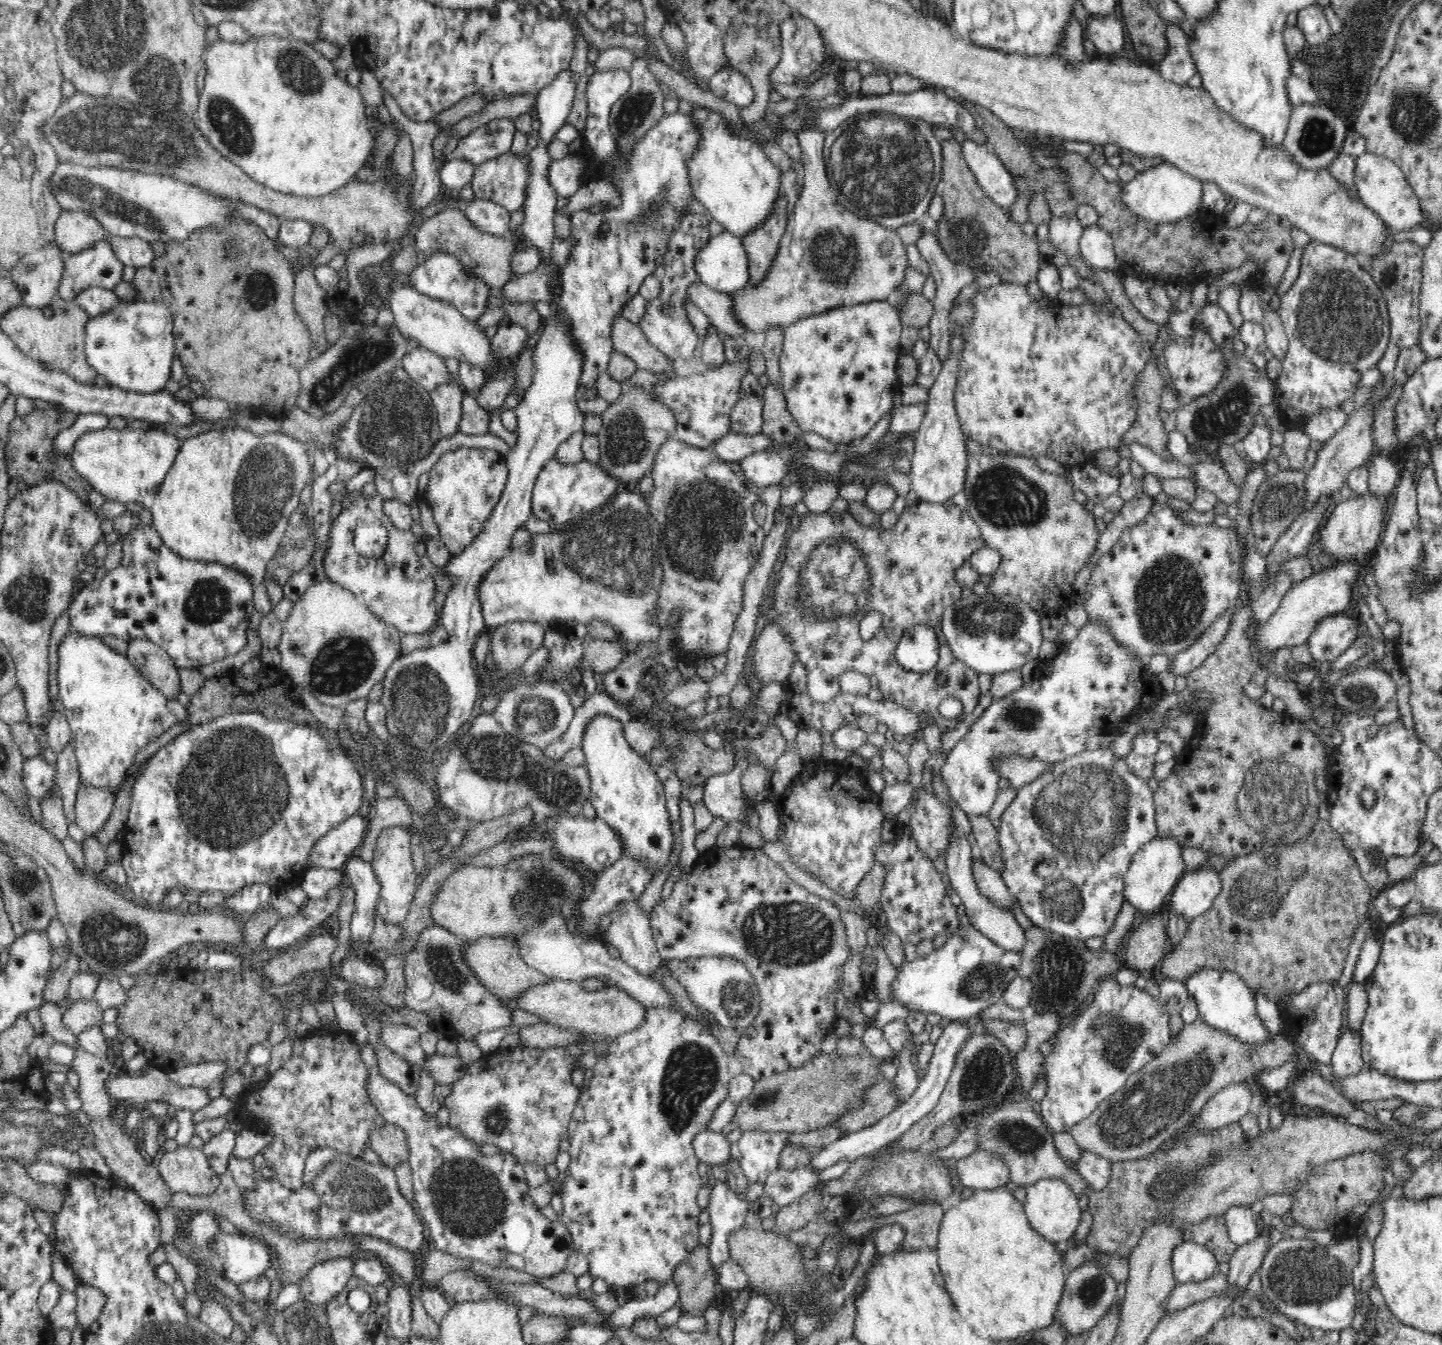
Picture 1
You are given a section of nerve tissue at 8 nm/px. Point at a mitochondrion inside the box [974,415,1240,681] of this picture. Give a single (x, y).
(1171, 600)

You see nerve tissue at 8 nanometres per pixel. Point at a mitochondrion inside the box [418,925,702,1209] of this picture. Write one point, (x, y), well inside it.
(447, 970)

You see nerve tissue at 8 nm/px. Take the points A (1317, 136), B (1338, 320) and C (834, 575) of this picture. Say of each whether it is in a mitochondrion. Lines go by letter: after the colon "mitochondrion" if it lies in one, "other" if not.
A: mitochondrion
B: mitochondrion
C: mitochondrion

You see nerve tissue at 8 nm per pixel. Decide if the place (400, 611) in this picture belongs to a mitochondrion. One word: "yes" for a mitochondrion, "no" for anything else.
no

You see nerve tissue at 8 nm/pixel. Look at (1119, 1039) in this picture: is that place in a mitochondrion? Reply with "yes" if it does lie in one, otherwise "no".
yes

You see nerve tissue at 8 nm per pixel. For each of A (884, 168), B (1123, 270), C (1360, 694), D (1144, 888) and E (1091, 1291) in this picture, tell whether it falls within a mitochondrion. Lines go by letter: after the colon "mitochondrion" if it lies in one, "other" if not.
A: mitochondrion
B: other
C: mitochondrion
D: other
E: mitochondrion

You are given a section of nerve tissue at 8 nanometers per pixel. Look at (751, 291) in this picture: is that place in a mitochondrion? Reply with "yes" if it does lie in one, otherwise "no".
no

